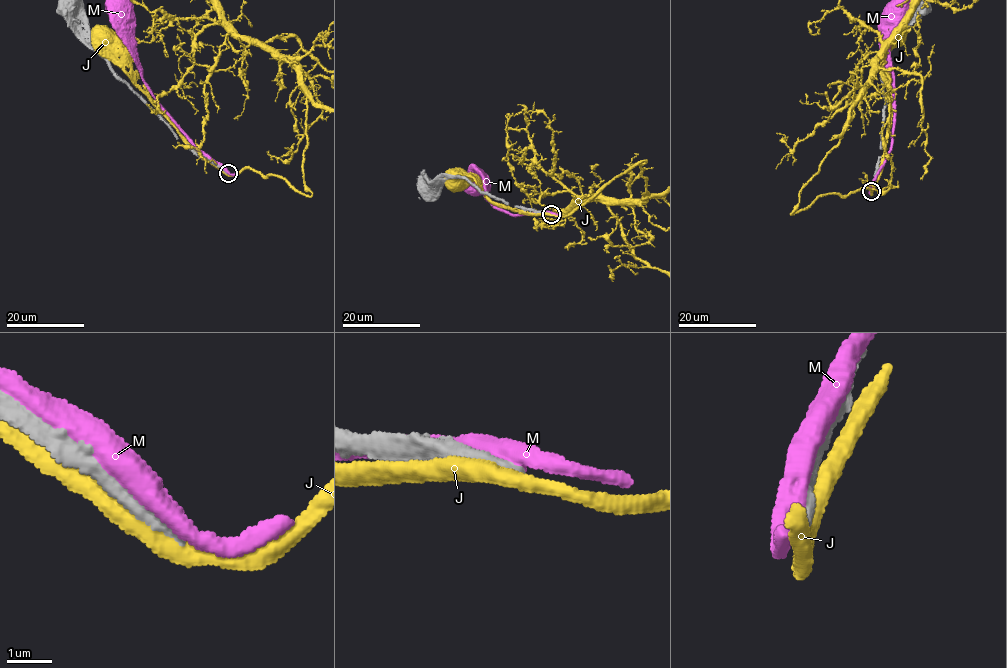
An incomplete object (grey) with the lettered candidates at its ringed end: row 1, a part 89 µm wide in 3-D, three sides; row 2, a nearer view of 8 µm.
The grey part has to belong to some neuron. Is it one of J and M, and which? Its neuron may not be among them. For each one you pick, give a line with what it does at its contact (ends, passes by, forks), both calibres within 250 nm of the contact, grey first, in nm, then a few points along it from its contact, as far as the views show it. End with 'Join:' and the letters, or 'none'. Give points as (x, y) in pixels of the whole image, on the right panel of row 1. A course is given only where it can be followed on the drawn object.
Join: none

